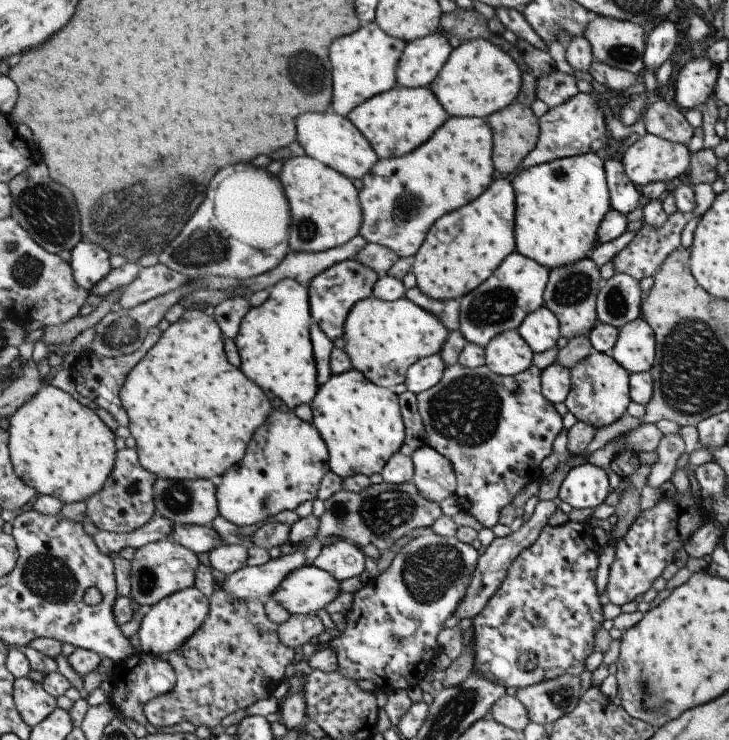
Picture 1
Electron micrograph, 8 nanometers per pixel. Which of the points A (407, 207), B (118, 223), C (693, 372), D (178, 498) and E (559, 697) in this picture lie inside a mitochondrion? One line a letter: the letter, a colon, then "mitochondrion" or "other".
A: mitochondrion
B: mitochondrion
C: mitochondrion
D: mitochondrion
E: mitochondrion

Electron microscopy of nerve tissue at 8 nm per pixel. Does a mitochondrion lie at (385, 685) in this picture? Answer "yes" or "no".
no

